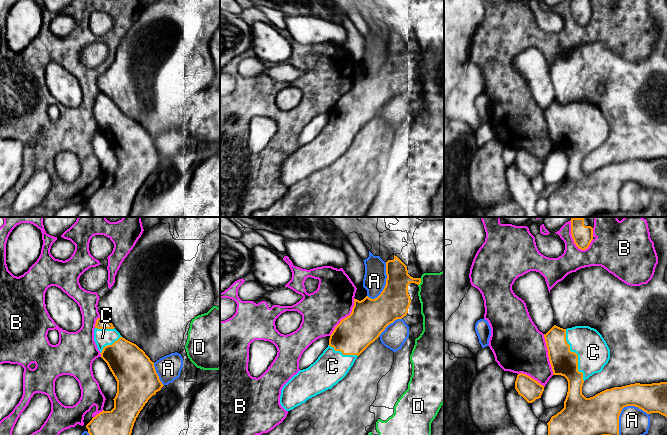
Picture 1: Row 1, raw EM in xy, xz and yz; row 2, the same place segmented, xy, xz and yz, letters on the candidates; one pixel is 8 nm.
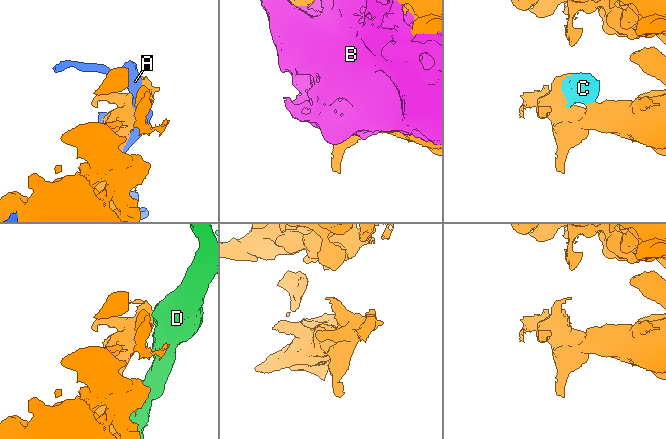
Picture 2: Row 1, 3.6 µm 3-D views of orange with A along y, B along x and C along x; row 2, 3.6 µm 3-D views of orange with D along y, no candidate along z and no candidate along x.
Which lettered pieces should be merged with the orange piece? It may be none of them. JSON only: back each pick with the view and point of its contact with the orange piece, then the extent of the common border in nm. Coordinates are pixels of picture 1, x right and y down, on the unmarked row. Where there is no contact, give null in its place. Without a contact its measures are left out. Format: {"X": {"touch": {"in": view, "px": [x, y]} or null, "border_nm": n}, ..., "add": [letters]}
{"C": {"touch": {"in": "yz", "px": [576, 130]}, "border_nm": 440}, "add": ["C"]}

